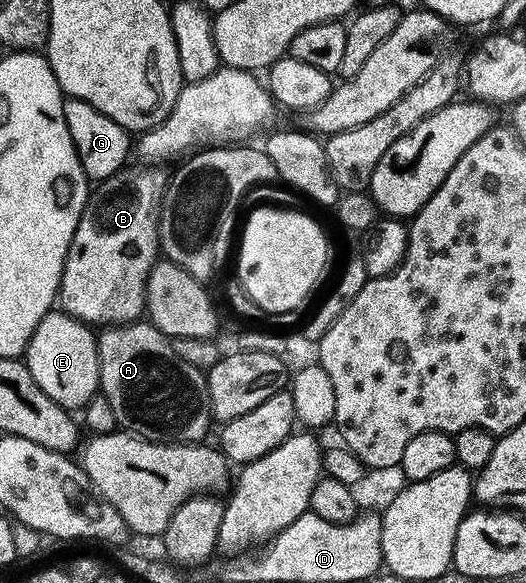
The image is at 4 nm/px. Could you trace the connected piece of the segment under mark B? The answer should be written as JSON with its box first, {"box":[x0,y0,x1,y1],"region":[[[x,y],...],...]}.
{"box":[59,163,170,324],"region":[[[159,163],[131,164],[95,185],[64,260],[59,307],[87,324],[133,323],[146,306],[145,286],[159,253],[160,207],[170,176]]]}

